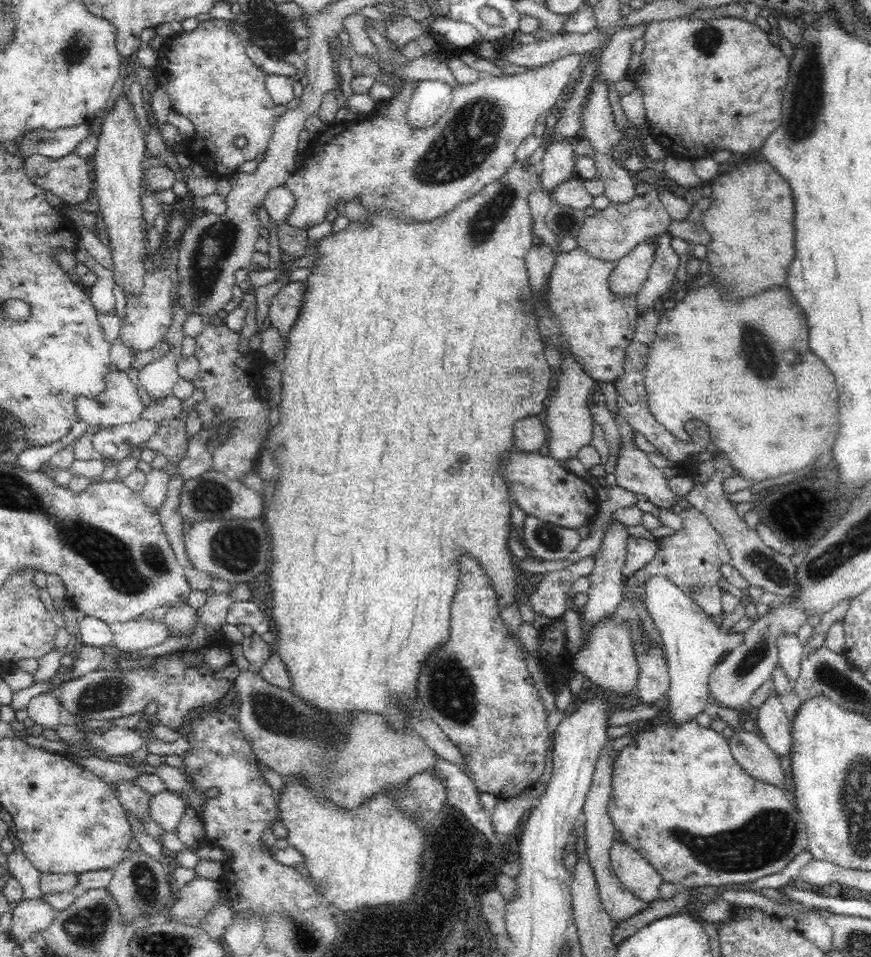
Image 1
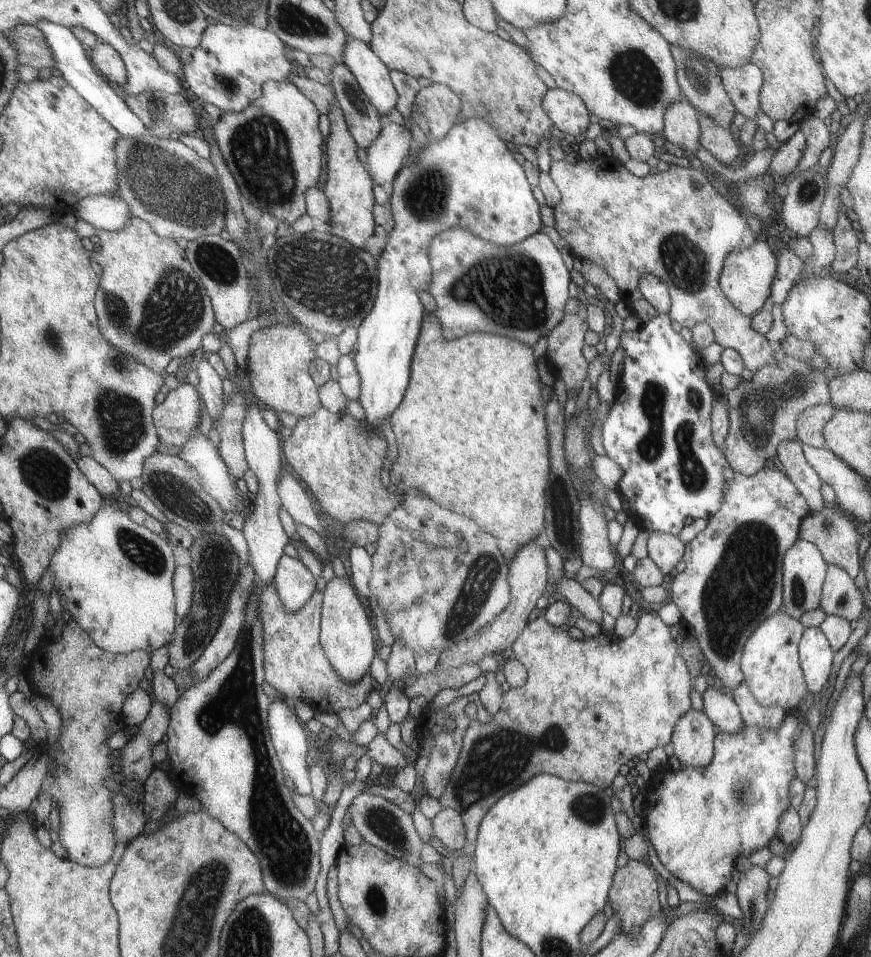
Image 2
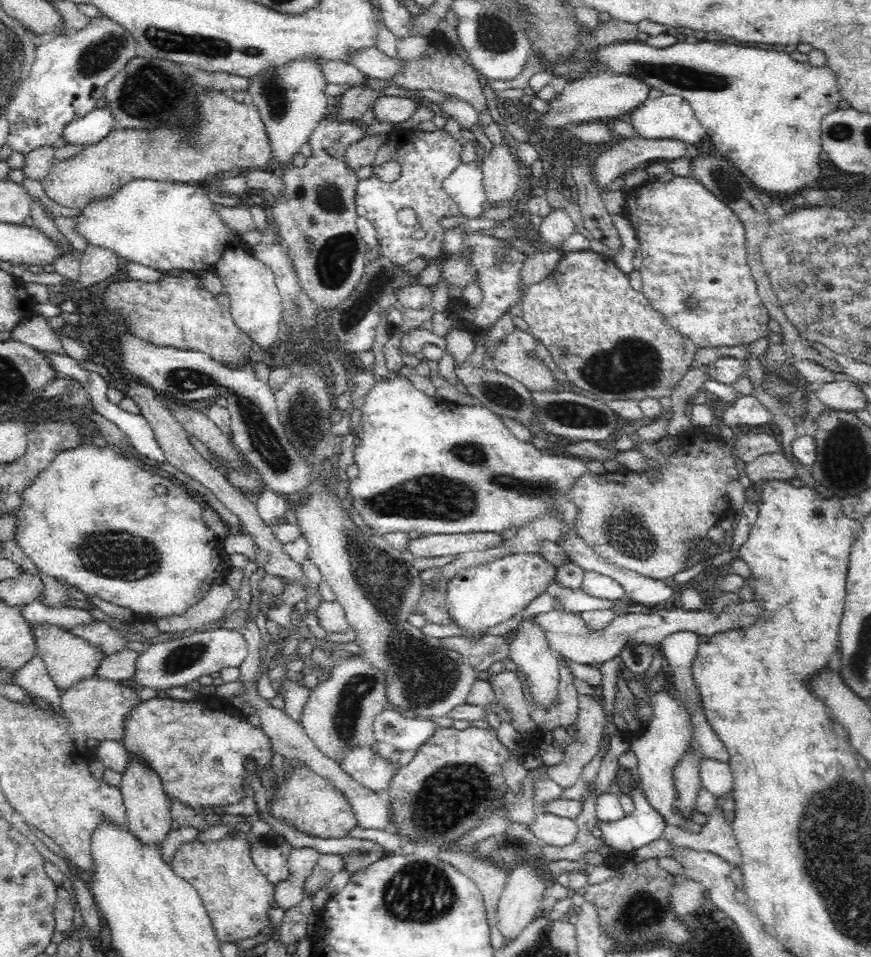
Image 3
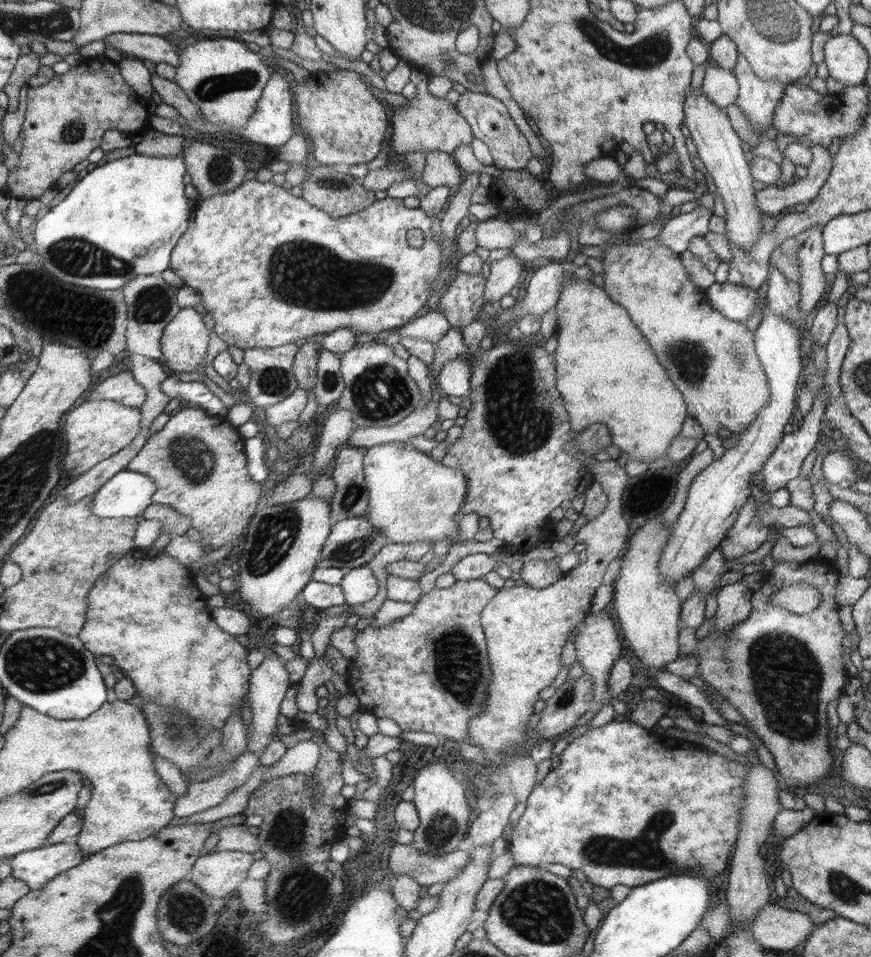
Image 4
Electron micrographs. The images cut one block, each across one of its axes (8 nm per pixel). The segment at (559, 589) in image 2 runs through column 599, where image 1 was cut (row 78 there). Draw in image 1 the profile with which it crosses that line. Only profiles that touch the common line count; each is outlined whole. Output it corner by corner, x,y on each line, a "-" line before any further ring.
650,23
614,33
609,43
599,52
599,74
601,74
601,78
604,78
606,87
625,78
632,53
632,44
637,38
643,38
648,26

